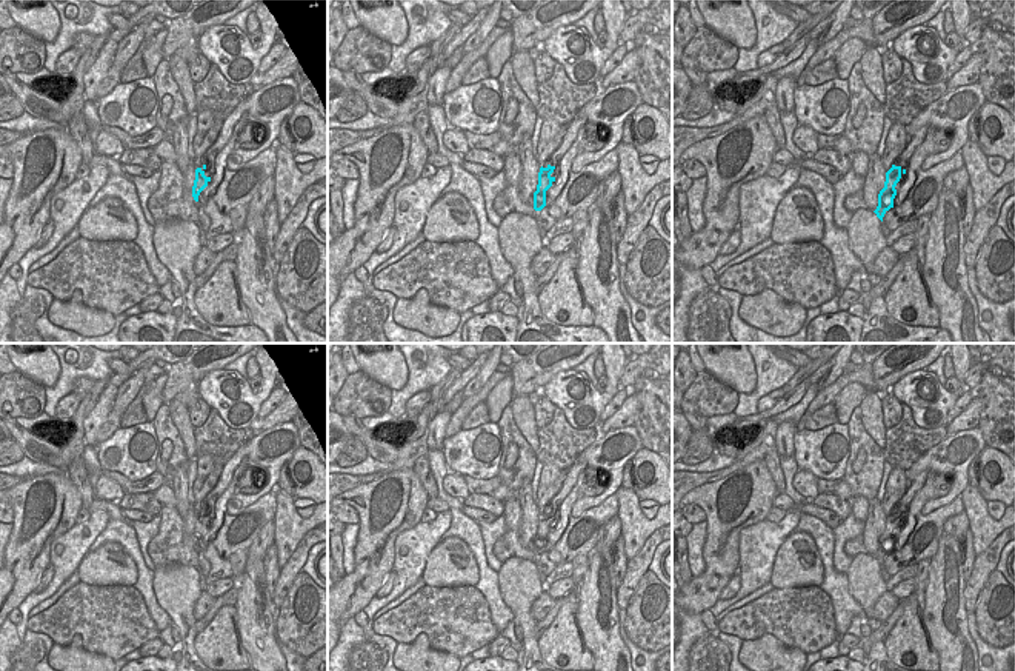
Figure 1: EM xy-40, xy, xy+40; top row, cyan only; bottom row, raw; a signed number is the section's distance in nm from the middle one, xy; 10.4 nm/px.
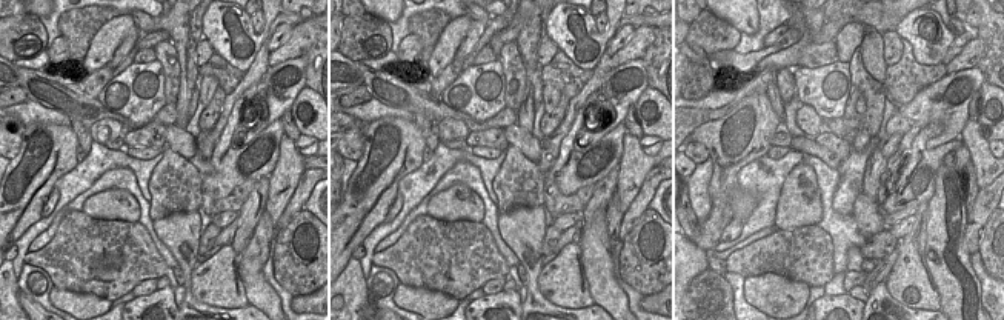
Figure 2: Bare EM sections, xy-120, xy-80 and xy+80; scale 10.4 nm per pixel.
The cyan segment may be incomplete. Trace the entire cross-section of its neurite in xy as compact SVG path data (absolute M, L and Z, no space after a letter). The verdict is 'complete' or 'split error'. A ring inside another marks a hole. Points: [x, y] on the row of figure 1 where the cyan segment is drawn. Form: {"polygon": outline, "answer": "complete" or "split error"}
{"polygon": "M574 117L572 122L566 126L564 137L561 145L552 152L552 155L541 165L538 172L538 185L534 192L534 209L541 211L546 206L546 191L555 182L560 172L560 160L572 146L577 139L578 129L587 123L586 119Z", "answer": "split error"}

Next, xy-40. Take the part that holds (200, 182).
{"polygon": "M241 100L237 108L223 120L220 134L214 145L200 157L194 159L195 180L192 186L192 197L198 202L200 192L208 186L215 172L215 157L229 142L234 126L248 111L248 100Z", "answer": "split error"}

